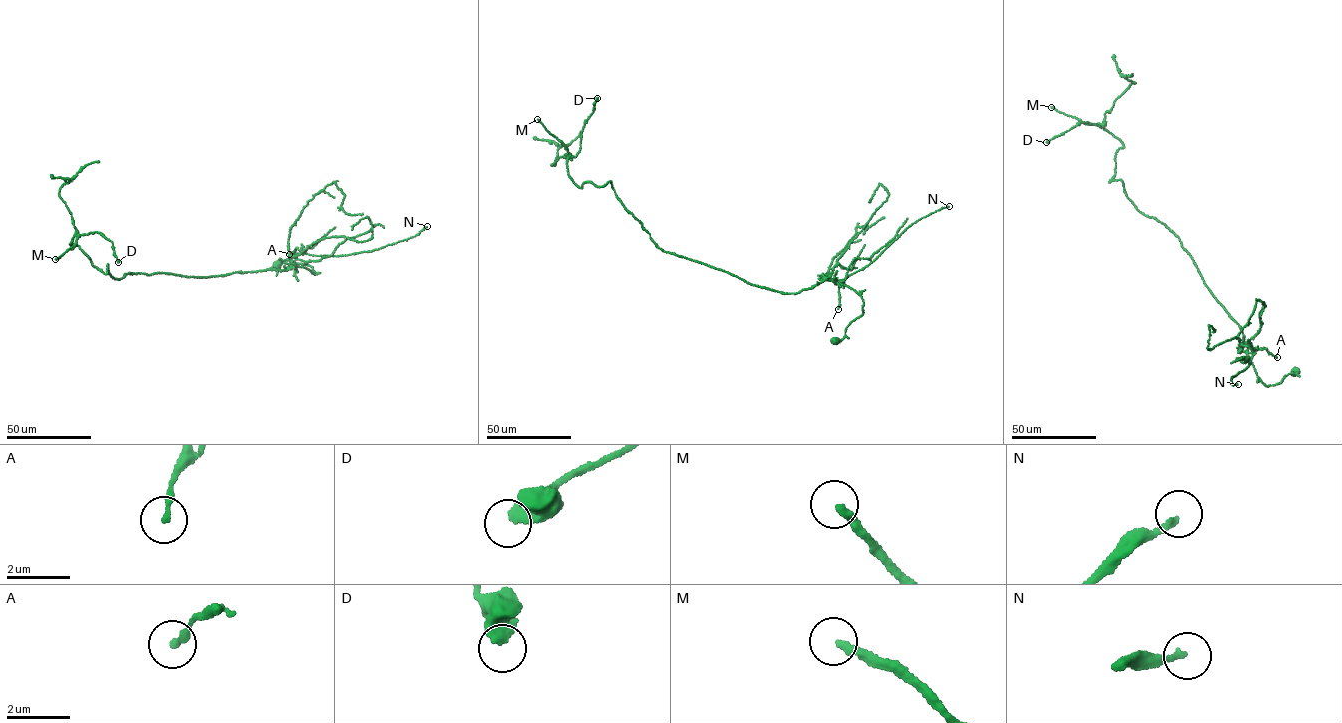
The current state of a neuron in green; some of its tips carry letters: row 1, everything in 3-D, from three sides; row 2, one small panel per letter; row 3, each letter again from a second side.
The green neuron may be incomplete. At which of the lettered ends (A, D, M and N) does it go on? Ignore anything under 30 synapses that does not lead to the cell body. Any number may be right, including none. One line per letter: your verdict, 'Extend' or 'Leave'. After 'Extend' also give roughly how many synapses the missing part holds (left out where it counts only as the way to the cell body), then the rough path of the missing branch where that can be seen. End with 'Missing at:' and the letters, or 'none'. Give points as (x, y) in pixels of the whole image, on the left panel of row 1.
A: Leave
D: Leave
M: Extend. Roughly 90 synapses. Course of what is missing: (55, 259), (56, 263), (62, 259), (69, 239), (61, 222), (51, 212), (51, 207)
N: Leave
Missing at: M

